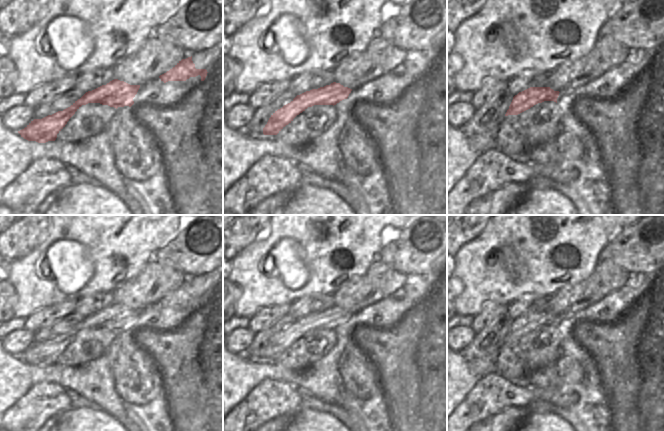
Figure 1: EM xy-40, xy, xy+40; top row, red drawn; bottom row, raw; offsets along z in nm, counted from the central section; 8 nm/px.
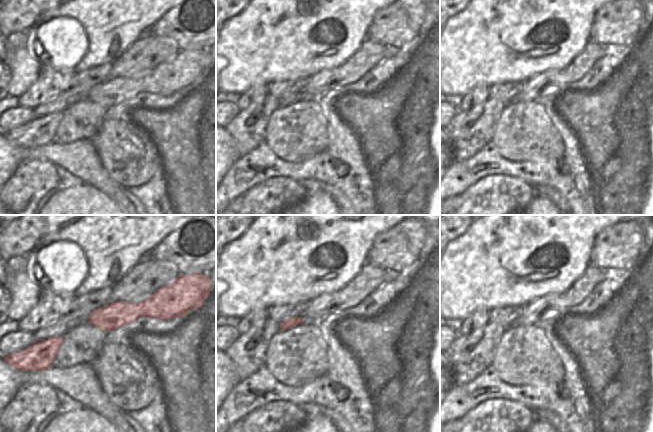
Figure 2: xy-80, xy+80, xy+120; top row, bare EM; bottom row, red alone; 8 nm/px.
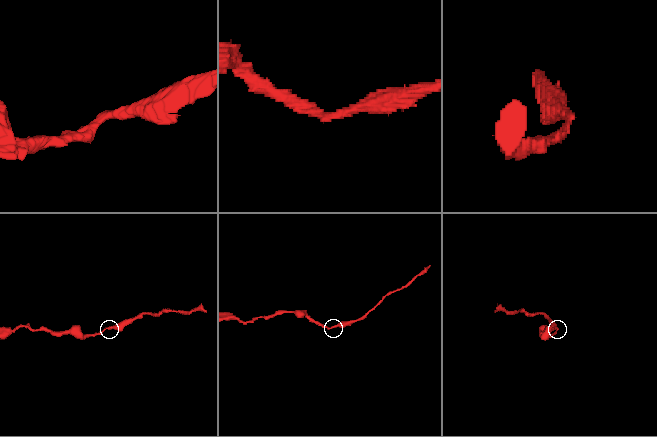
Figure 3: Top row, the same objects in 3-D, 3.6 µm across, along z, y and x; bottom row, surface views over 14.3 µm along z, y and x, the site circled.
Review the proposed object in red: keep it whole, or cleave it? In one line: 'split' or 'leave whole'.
leave whole

